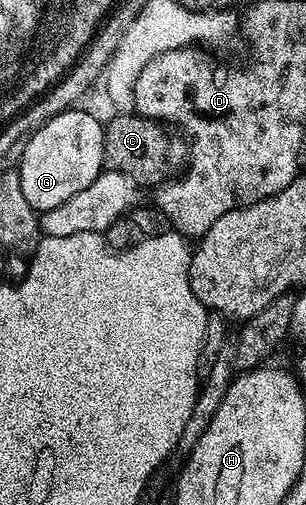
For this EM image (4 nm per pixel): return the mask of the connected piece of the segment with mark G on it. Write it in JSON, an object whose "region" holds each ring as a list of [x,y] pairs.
{"region":[[[69,107],[60,115],[48,119],[31,135],[31,139],[20,149],[22,158],[16,165],[20,175],[20,191],[35,211],[60,207],[64,199],[84,191],[88,183],[103,173],[104,166],[104,125],[80,107]]]}

